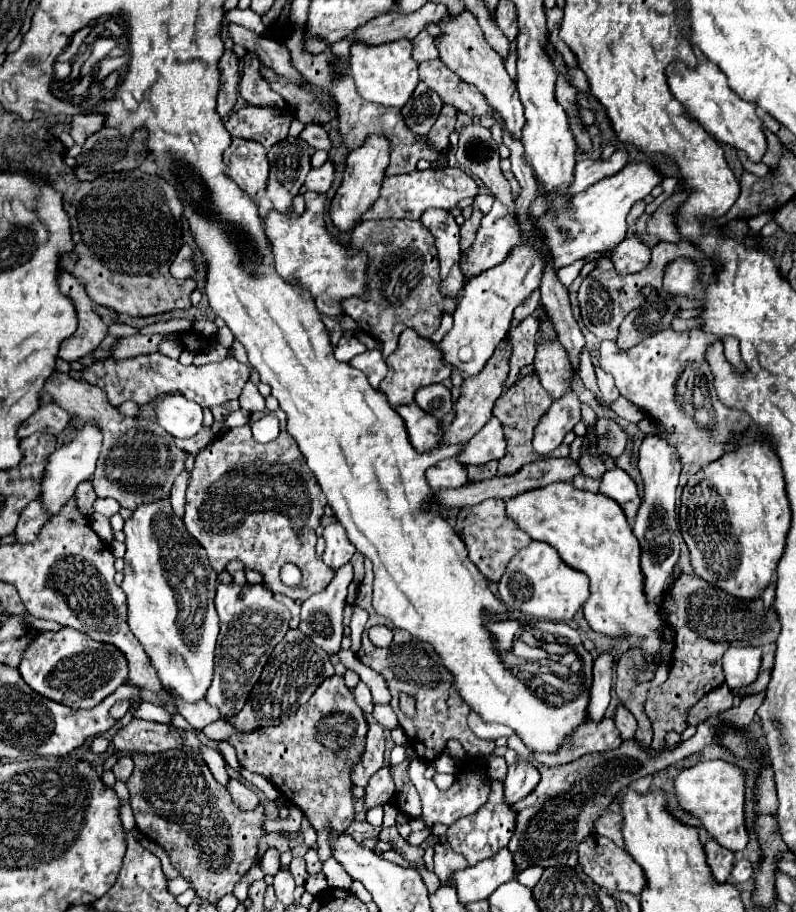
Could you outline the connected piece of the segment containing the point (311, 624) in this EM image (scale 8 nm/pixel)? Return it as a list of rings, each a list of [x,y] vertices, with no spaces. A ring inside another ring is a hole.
[[[352,563],[342,565],[340,569],[336,569],[336,575],[330,581],[330,585],[322,593],[316,593],[310,599],[306,599],[302,603],[302,609],[300,609],[300,625],[298,625],[298,629],[314,645],[322,647],[328,655],[332,655],[332,653],[336,653],[340,649],[340,641],[342,641],[342,619],[344,619],[344,607],[346,607],[346,591],[348,591],[348,585],[352,583],[352,575],[354,575]]]

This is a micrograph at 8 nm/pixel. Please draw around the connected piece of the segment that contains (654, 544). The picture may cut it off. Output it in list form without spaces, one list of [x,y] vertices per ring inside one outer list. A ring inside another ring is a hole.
[[[646,435],[642,445],[640,445],[640,473],[644,481],[644,495],[642,495],[642,505],[638,511],[638,517],[634,521],[634,535],[640,541],[642,547],[642,557],[640,557],[640,567],[644,575],[644,595],[650,605],[656,603],[656,597],[662,595],[666,581],[674,573],[674,565],[680,555],[680,545],[676,537],[676,503],[674,503],[674,493],[678,487],[678,475],[680,475],[680,461],[678,453],[674,447],[666,445],[656,435]]]

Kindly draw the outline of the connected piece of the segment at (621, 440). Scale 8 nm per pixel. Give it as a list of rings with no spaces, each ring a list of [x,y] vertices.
[[[608,417],[606,419],[596,419],[596,433],[598,433],[600,449],[608,451],[612,459],[622,455],[628,437],[626,437],[626,433],[622,433],[622,429],[616,425],[616,421],[612,421]]]

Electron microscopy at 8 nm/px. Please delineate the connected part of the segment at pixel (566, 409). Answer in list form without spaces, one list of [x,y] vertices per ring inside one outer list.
[[[568,391],[544,413],[534,429],[534,449],[540,455],[552,453],[564,439],[564,435],[580,421],[580,399],[576,391]]]

